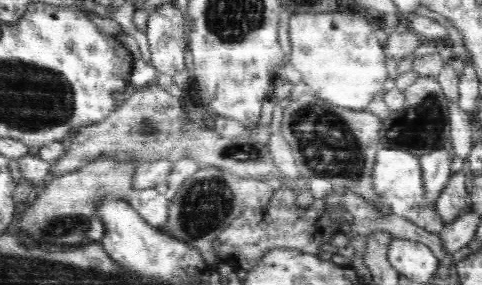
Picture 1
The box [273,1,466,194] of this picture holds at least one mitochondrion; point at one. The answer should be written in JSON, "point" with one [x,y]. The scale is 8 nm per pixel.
{"point":[323,138]}

